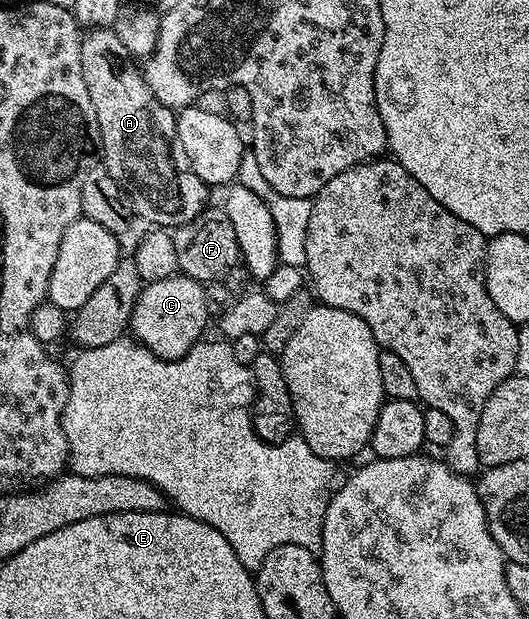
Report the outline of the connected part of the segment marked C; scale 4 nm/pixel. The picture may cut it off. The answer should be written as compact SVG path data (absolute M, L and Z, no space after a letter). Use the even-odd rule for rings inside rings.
M184 273L148 284L139 293L131 313L129 331L132 338L161 359L181 359L202 342L201 334L209 323L209 299L205 291L202 283Z

